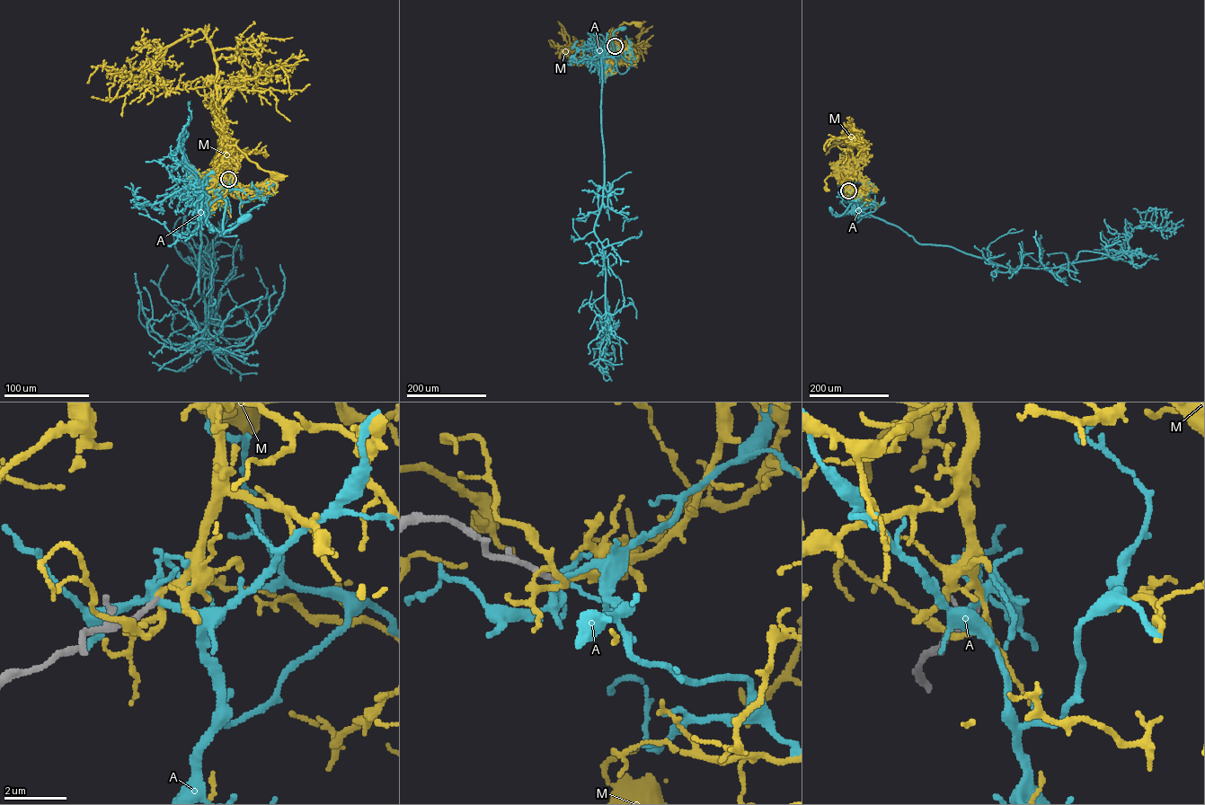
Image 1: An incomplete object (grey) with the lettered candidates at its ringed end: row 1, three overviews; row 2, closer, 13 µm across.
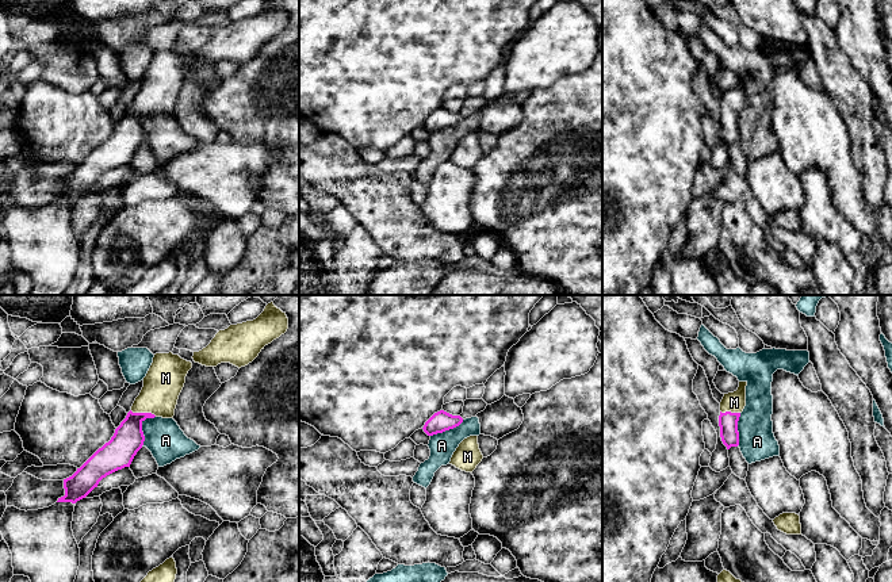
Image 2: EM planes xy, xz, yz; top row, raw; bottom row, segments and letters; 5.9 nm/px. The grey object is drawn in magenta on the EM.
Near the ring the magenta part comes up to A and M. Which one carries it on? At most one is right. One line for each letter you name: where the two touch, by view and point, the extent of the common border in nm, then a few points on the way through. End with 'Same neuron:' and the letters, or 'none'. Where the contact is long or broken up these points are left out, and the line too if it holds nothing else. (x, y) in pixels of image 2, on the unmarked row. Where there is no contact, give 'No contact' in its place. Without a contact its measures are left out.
M: Touches magenta at xy (144, 110). Shared border 160 nm. Path across: xy (127, 137), (131, 122), (144, 110), (160, 91), (165, 75)
Same neuron: M

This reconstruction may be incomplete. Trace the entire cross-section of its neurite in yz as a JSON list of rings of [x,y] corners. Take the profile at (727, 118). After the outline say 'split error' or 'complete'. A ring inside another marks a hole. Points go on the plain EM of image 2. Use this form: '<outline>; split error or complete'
[[[739,79],[738,87],[724,91],[720,99],[720,134],[727,146],[739,142],[738,118],[746,103],[746,83],[747,79]]]; split error

